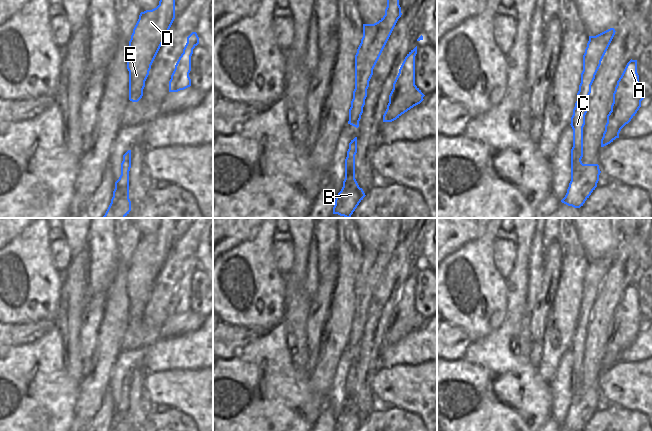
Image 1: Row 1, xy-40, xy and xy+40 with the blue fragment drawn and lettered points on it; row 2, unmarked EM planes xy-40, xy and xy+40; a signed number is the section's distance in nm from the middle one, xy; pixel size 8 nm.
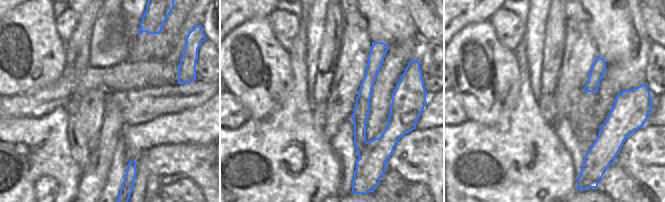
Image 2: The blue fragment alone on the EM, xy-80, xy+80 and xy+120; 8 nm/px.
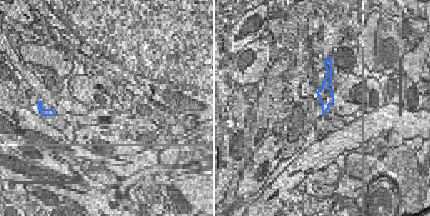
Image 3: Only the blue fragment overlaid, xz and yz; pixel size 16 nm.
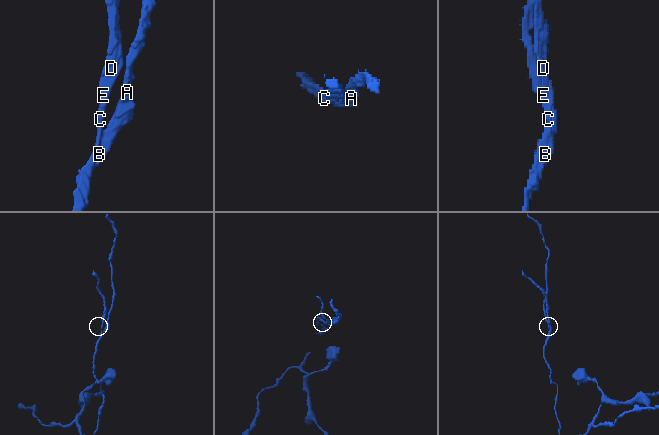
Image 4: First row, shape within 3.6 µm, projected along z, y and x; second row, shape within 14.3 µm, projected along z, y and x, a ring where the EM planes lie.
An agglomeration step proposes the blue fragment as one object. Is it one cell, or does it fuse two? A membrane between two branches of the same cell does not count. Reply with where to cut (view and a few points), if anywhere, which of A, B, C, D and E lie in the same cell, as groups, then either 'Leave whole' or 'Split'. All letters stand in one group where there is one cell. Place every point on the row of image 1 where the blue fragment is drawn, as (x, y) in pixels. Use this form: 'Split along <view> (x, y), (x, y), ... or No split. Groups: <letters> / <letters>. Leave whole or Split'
Split along xy+40 (582, 163), (571, 168). Groups: A B / C D E. Split.

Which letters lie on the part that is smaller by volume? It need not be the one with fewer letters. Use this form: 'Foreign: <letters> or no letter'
Foreign: C, D, E

